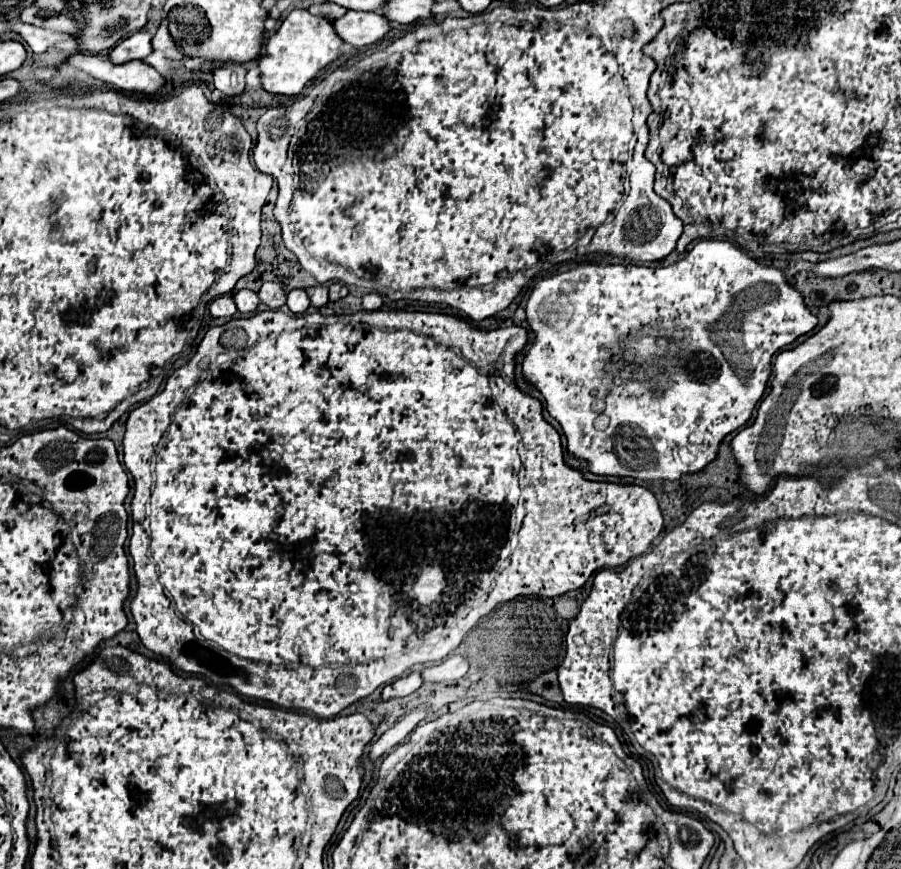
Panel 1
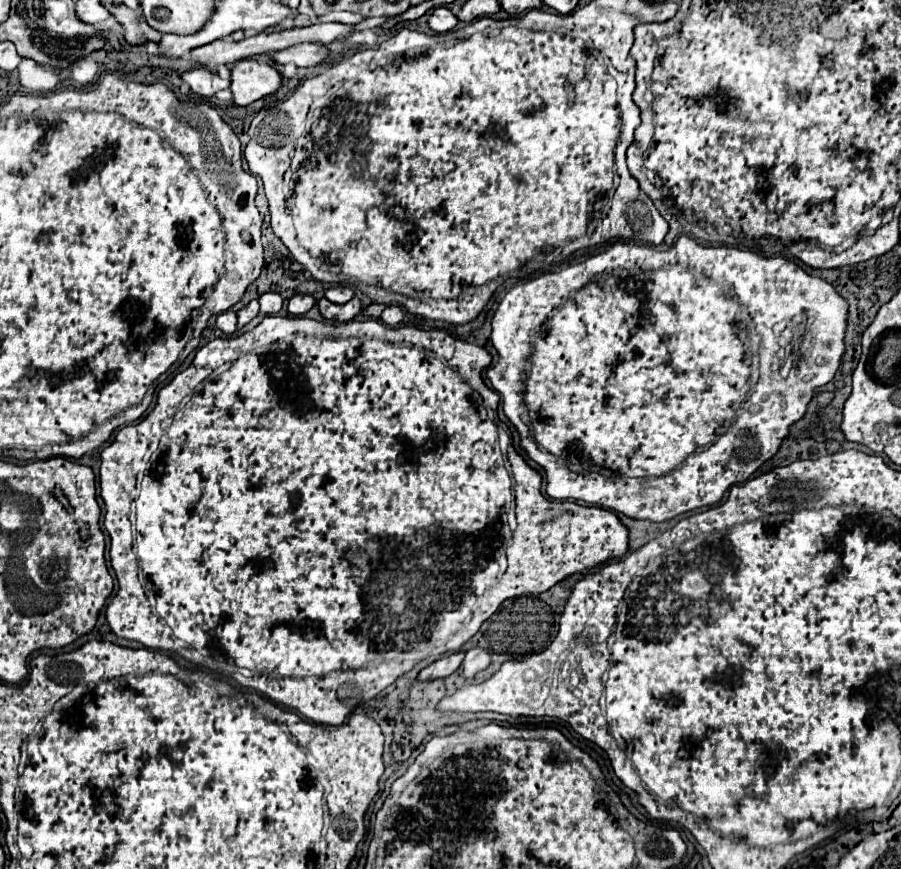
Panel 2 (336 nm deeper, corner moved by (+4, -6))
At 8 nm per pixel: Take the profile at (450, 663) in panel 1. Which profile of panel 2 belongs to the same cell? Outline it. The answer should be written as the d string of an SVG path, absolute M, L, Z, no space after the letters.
M483 647L469 649L465 653L465 661L463 661L463 675L467 679L473 679L479 671L487 669L489 665L491 665L491 655L487 649L483 649Z

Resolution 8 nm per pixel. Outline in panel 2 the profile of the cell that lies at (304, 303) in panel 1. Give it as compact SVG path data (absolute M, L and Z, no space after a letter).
M297 293L297 295L293 295L293 297L289 299L287 309L289 309L291 315L303 315L303 313L307 313L313 305L315 305L315 299L313 299L311 295Z

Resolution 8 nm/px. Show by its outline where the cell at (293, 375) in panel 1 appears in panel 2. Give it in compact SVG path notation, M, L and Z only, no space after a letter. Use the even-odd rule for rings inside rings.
M269 315L253 331L243 333L237 339L235 337L231 337L231 339L213 339L211 343L203 345L197 351L193 363L185 371L181 371L169 385L165 385L159 391L157 405L153 407L153 411L143 421L139 421L135 425L121 427L117 431L115 441L101 451L101 469L99 469L99 487L101 487L101 497L105 501L105 519L103 519L103 525L105 525L105 529L107 529L109 537L111 537L111 551L109 551L109 555L111 555L111 567L115 569L115 575L117 575L117 581L119 581L119 591L111 599L111 603L107 605L105 617L107 617L107 623L109 623L111 631L117 637L139 641L139 643L143 643L143 646L148 649L163 649L163 651L173 651L173 653L177 651L179 655L183 655L185 659L195 661L195 663L199 663L199 661L195 659L197 655L193 655L193 649L199 651L199 653L203 653L203 655L211 655L211 657L215 657L215 651L219 651L235 667L251 669L251 671L243 671L243 669L237 671L235 669L231 673L231 677L241 687L247 687L247 689L253 689L253 691L257 691L261 695L267 695L267 699L271 699L277 705L285 705L285 707L297 709L311 723L317 723L317 725L335 725L337 727L337 725L341 725L345 721L345 717L357 705L361 705L361 703L373 699L375 695L379 695L397 677L401 677L407 671L411 671L425 657L429 657L429 655L443 655L445 651L447 653L449 651L459 651L463 647L463 643L469 641L479 631L479 627L483 625L483 621L487 621L499 609L499 603L503 603L506 599L521 597L523 595L538 595L543 593L543 591L547 591L547 589L551 589L555 583L563 581L565 577L569 577L573 573L587 573L589 569L593 569L593 567L597 567L597 565L601 565L601 563L609 561L609 559L617 559L617 557L623 557L627 553L629 533L627 533L627 527L617 519L615 513L605 511L605 509L599 509L599 507L583 507L583 505L577 505L577 503L571 503L571 501L549 501L547 497L541 495L541 475L525 463L524 455L513 446L510 446L505 455L501 453L499 441L497 441L497 425L495 425L495 419L489 413L489 409L485 405L481 405L481 397L489 397L489 395L483 393L483 391L477 391L479 395L473 393L473 389L483 389L483 387L479 387L481 381L477 381L477 383L471 381L471 375L473 373L475 373L473 377L477 377L477 373L481 375L483 367L487 367L491 363L491 355L483 347L477 347L477 345L467 343L467 369L465 369L467 373L461 375L461 373L457 373L459 367L457 369L449 369L449 365L445 365L445 361L441 361L441 357L437 357L437 353L429 353L429 345L433 345L433 347L439 345L439 343L435 343L435 341L439 341L437 339L437 335L439 335L437 331L441 331L445 335L451 334L440 329L433 329L428 332L415 327L411 327L411 329L413 329L415 339L411 339L407 343L407 347L403 347L403 345L397 345L397 343L401 343L401 329L385 327L385 325L377 323L377 321L361 321L361 323L359 321L349 321L349 323L341 323L341 325L329 325L329 323L319 323L319 321L313 321L313 319L307 317L279 317L279 315ZM424 333L427 333L428 337L431 335L431 339L427 339L427 341L433 341L433 343L419 345L419 337L424 339ZM176 639L185 641L191 649L189 647L179 647L177 649L175 647Z

